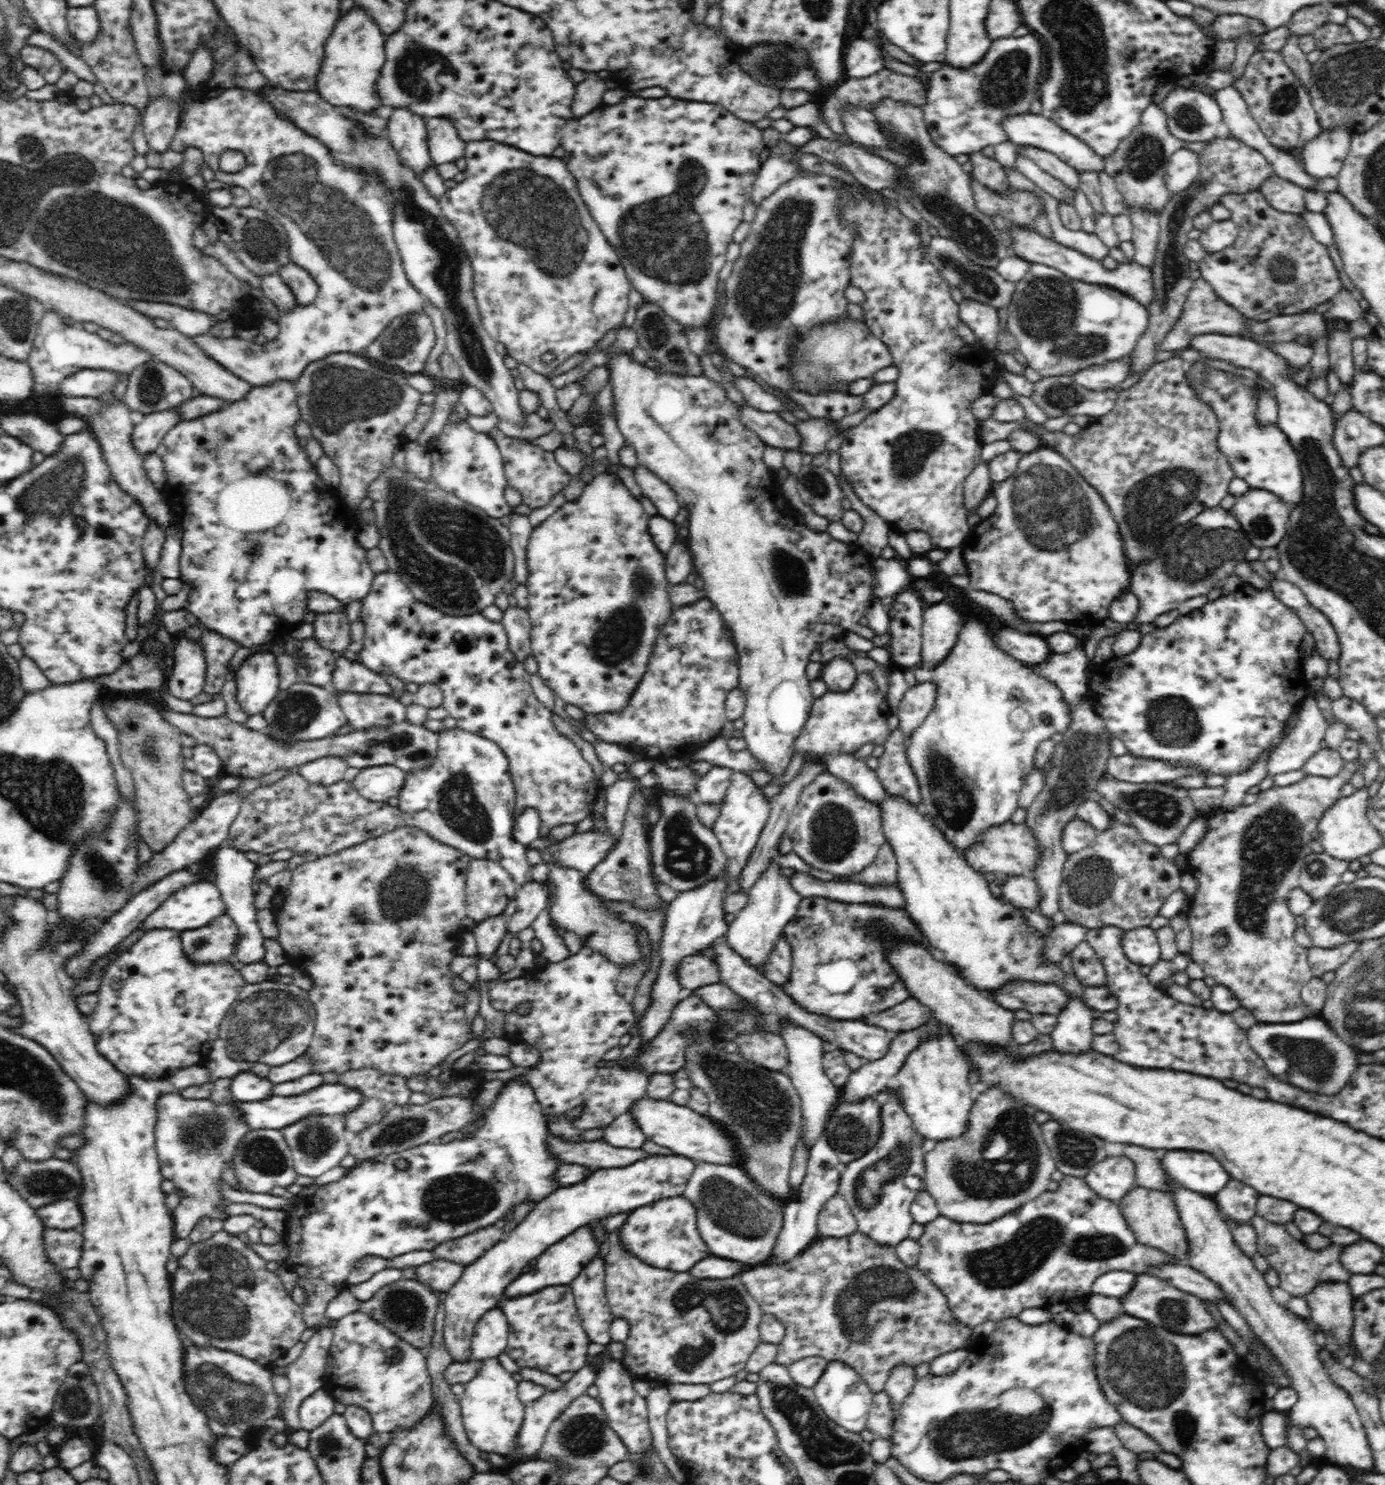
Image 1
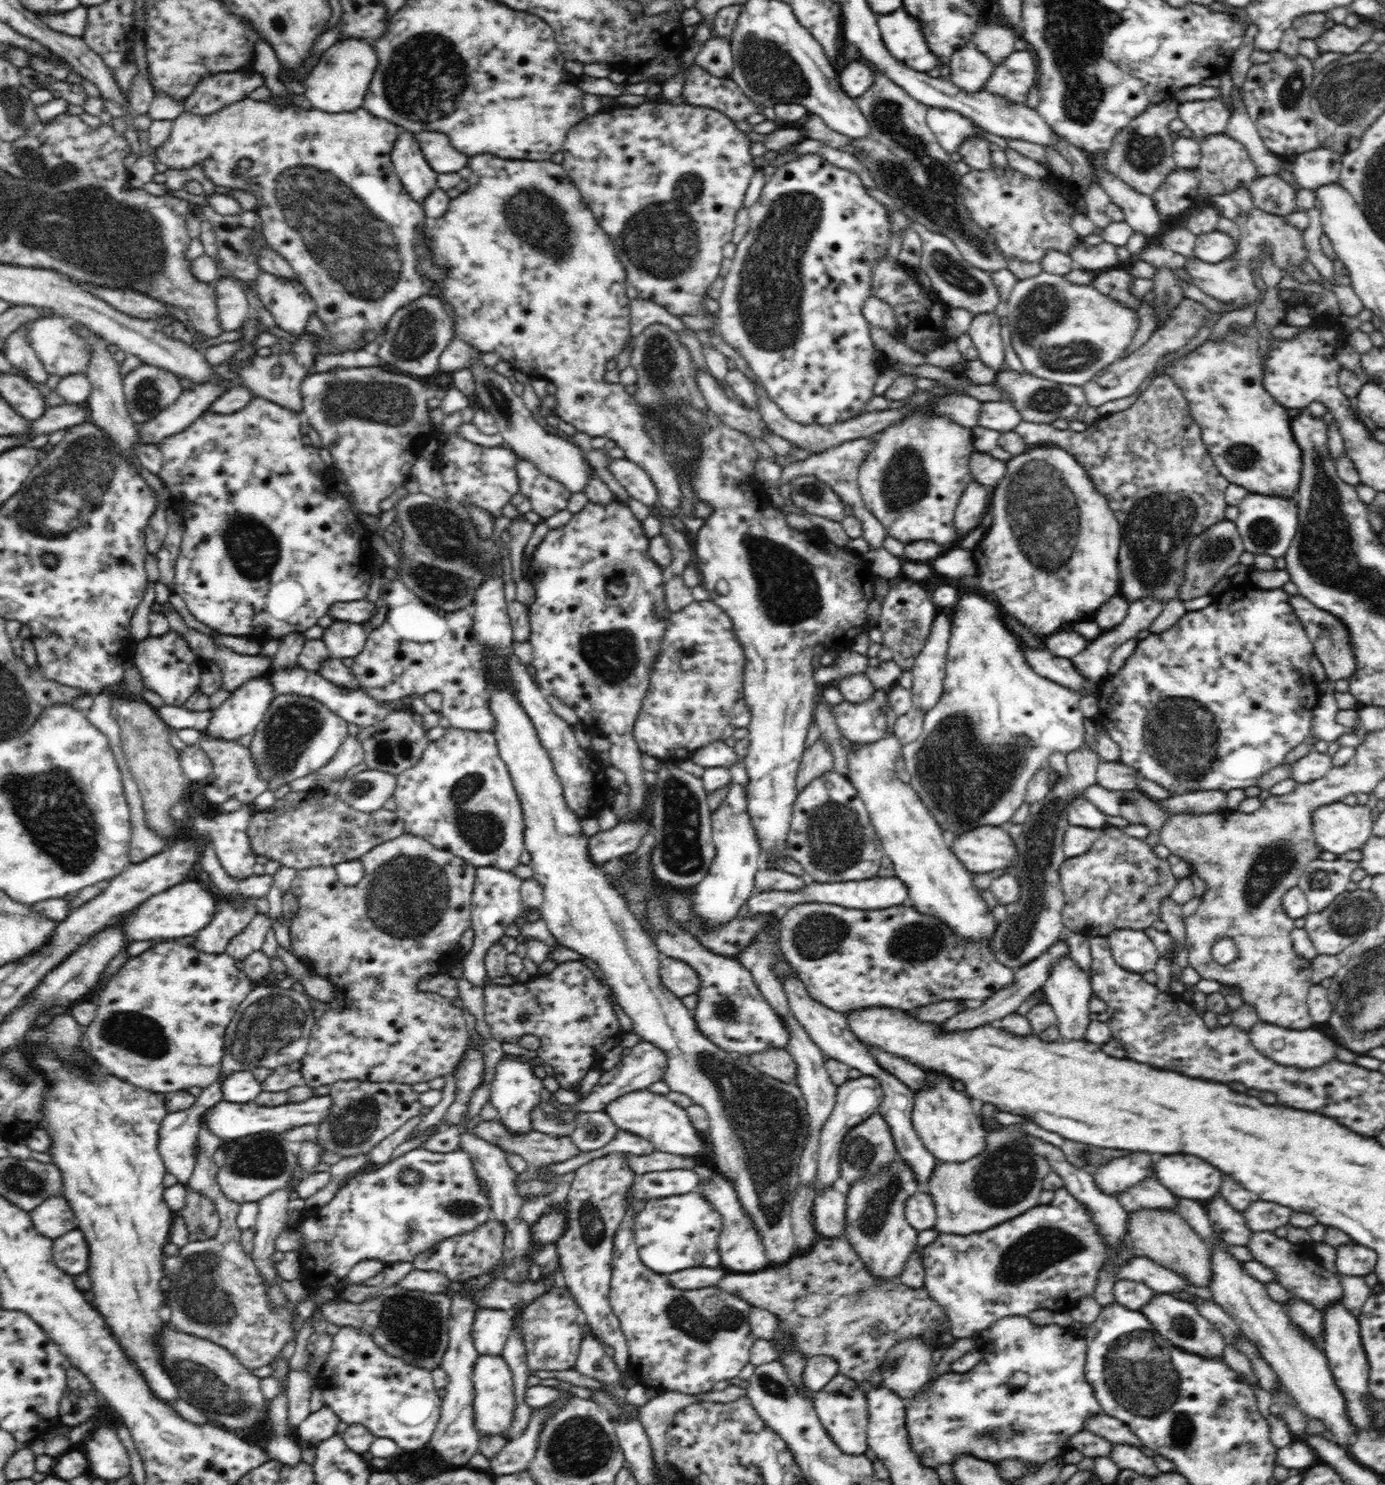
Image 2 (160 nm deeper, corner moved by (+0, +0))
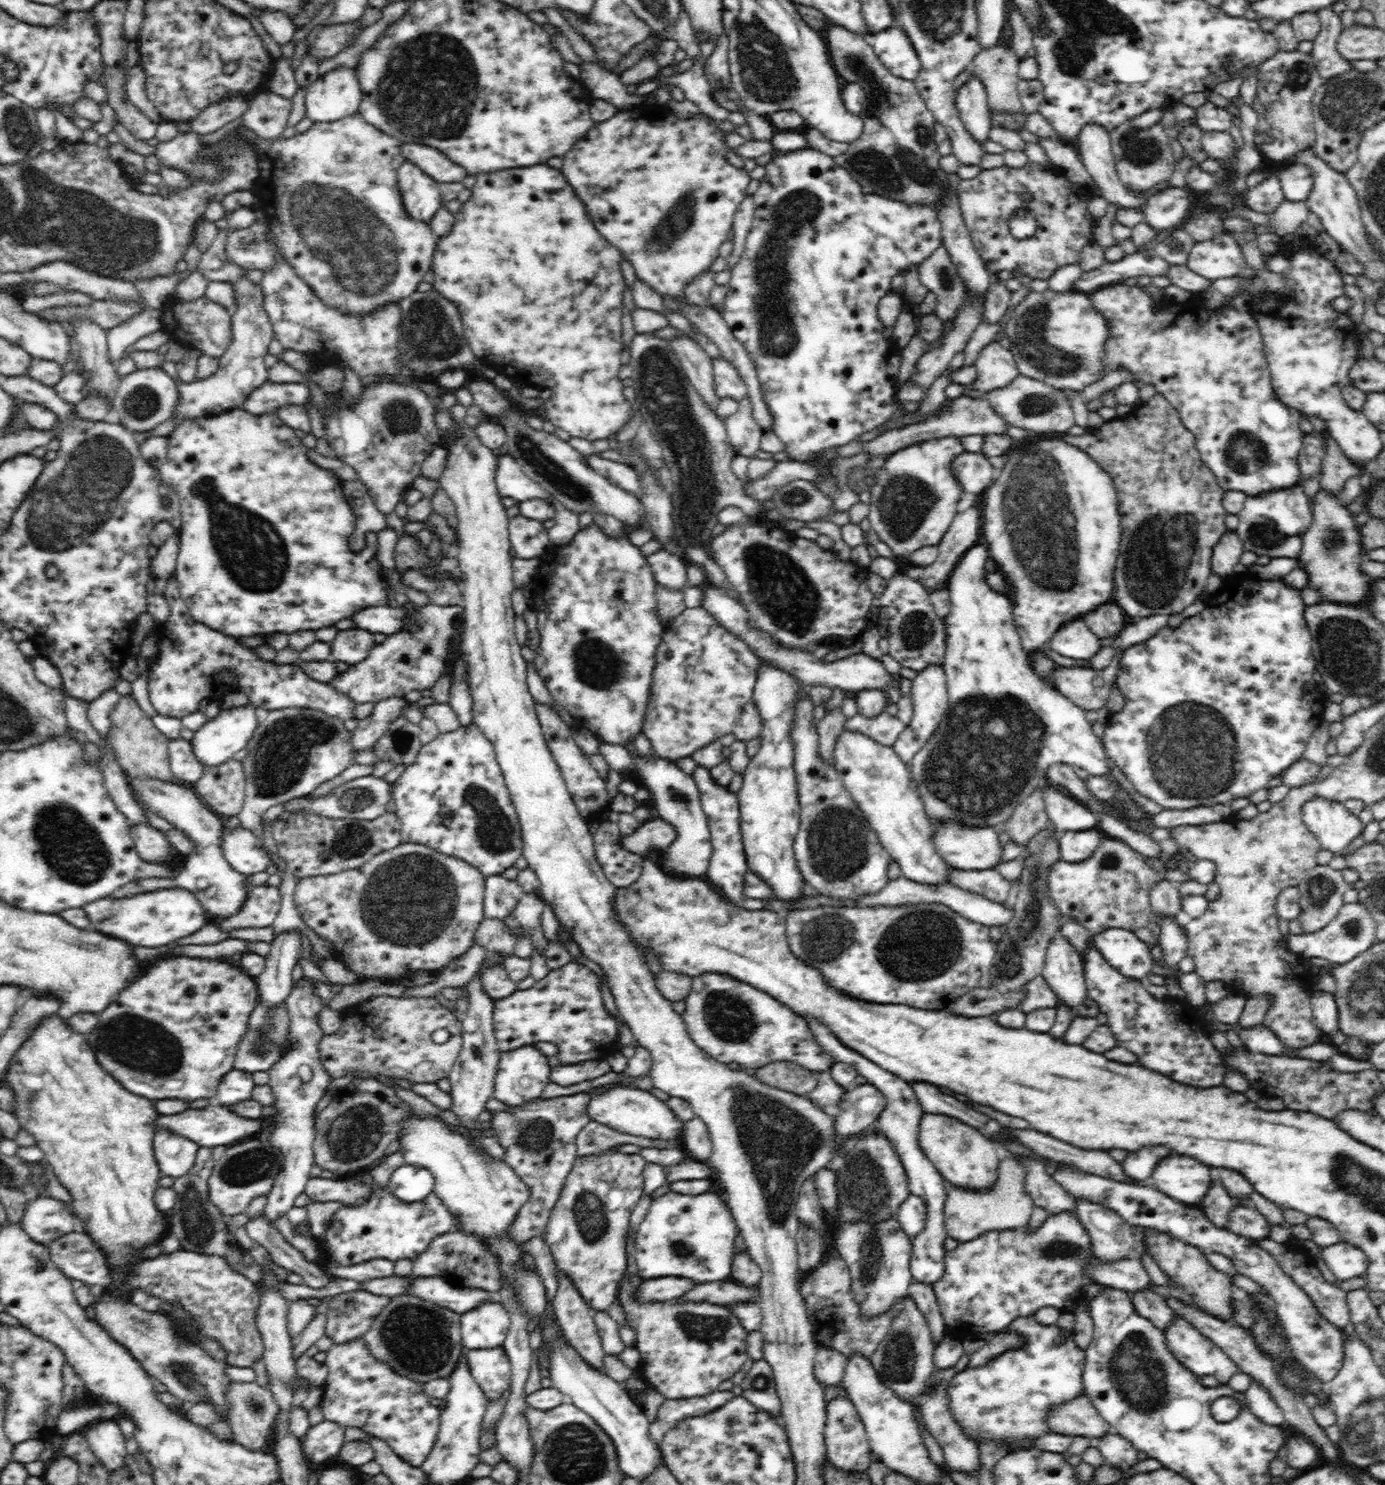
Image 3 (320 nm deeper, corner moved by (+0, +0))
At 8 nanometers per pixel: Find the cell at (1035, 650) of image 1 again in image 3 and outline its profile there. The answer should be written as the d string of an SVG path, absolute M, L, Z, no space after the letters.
M1117 661L1104 670L1090 667L1064 668L1058 666L1051 671L1051 683L1072 704L1087 710L1100 710L1107 706L1110 688L1117 683L1119 672Z

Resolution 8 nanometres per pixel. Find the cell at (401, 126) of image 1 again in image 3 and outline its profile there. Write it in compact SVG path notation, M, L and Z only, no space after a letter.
M406 160L397 170L397 178L408 216L414 220L429 223L443 204L436 182Z

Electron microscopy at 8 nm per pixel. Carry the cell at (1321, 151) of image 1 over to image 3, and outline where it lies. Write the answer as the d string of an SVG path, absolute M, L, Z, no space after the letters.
M1293 164L1287 170L1278 172L1276 176L1286 201L1307 201L1314 186L1314 179L1306 165Z

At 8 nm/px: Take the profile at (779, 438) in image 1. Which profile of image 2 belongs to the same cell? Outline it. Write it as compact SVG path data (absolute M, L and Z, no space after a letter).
M699 370L696 380L707 408L726 426L758 439L762 439L766 433L773 433L756 409L746 409L738 402L730 400L712 373Z

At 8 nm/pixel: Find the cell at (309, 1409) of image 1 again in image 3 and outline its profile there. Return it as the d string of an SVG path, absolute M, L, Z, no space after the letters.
M324 1420L316 1426L310 1426L300 1441L310 1465L322 1466L338 1459L340 1449L346 1441L345 1427Z

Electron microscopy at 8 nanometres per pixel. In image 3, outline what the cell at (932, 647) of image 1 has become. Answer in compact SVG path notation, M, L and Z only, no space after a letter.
M931 665L918 672L909 695L913 704L913 715L909 726L922 745L936 733L942 715L948 708L946 674L940 665Z

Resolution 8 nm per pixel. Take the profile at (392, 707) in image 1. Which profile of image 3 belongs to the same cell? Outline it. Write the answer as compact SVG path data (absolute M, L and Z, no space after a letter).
M174 576L167 579L163 597L170 606L170 618L161 624L158 634L158 654L148 667L148 694L158 715L184 718L198 712L201 699L216 698L216 682L230 684L232 690L244 692L256 708L312 708L330 717L348 720L354 717L356 703L329 683L306 676L300 666L278 665L259 658L254 649L242 647L236 637L217 632L189 616Z

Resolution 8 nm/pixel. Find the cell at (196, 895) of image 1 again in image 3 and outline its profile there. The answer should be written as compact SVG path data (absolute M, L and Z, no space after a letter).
M185 888L158 889L123 899L102 898L84 906L92 926L104 934L126 940L132 946L160 948L198 932L210 921L201 902Z

